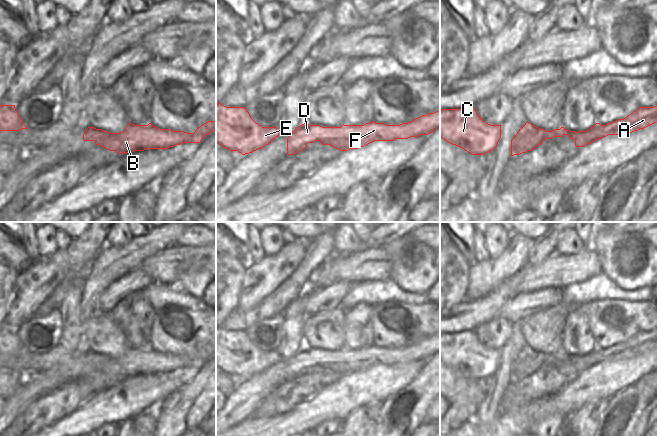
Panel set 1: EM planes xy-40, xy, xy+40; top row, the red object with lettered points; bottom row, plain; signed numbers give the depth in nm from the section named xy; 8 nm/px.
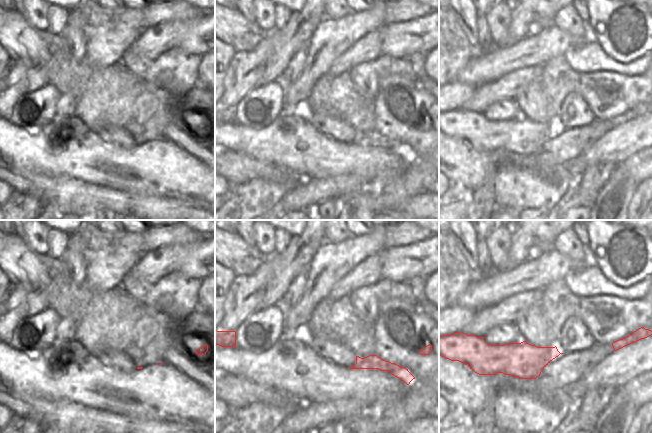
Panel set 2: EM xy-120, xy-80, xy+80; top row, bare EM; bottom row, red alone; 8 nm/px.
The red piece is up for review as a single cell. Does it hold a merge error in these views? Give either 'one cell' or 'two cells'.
two cells

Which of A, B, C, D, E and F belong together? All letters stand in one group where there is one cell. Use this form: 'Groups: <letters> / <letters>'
Groups: A B F / C D E

